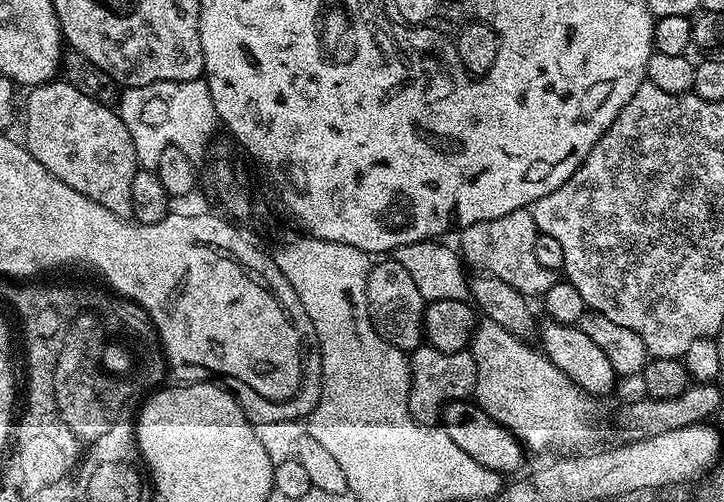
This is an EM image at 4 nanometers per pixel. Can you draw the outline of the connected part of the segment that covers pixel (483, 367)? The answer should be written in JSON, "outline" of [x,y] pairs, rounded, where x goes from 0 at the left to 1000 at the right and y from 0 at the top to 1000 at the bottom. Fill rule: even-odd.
{"outline":[[[664,635],[649,679],[649,699],[657,723],[657,781],[660,803],[667,821],[677,825],[693,849],[699,849],[718,875],[720,884],[746,900],[750,892],[764,892],[768,904],[790,904],[805,884],[818,876],[819,791],[805,781],[791,757],[765,721],[760,721],[744,691],[729,687],[728,675],[693,657],[688,641]]]}

